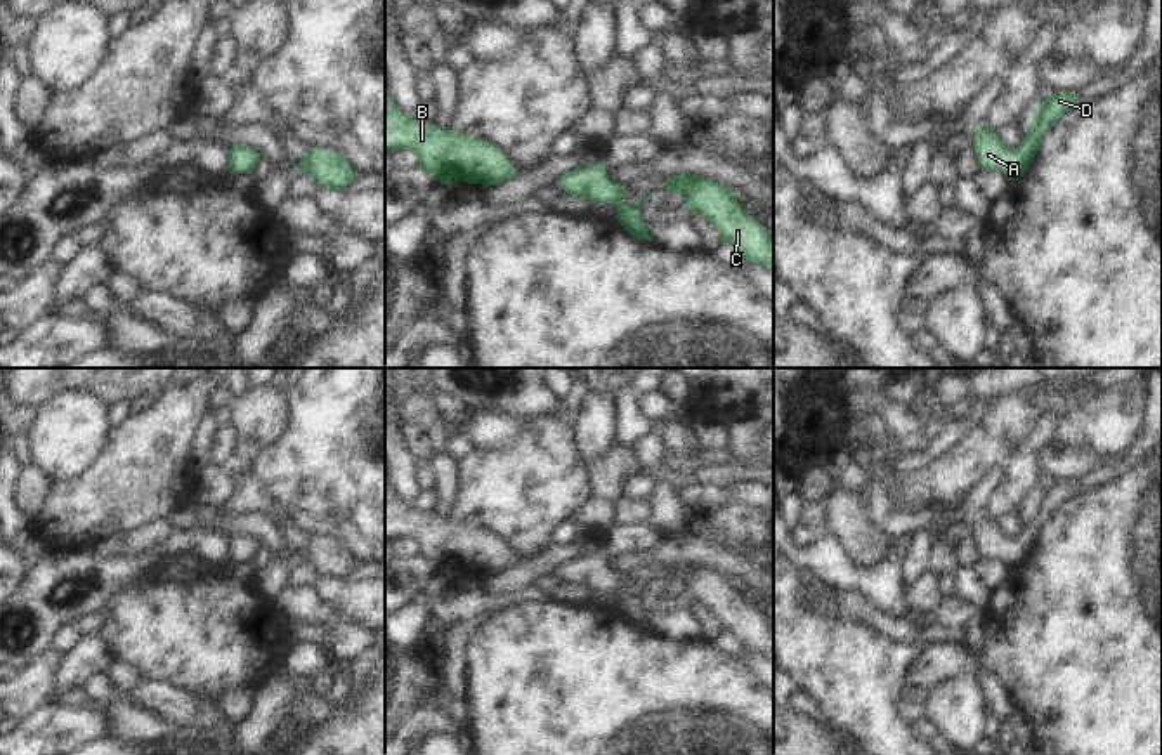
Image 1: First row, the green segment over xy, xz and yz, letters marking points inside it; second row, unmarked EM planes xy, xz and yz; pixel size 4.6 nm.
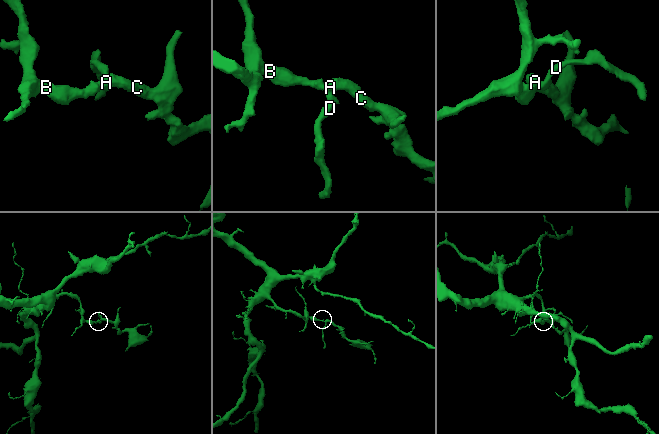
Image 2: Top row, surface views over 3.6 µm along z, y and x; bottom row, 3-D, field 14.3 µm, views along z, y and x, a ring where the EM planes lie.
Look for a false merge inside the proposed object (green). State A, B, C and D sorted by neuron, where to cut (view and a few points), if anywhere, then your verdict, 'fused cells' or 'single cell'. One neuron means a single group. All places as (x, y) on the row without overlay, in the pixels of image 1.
groups A B C D; cut none; single cell

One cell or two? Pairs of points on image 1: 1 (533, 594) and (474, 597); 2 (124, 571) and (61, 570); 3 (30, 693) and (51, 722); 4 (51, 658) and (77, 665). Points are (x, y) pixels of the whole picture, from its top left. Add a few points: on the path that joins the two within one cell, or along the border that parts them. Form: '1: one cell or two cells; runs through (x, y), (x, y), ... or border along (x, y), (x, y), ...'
1: one cell; runs through (519, 597), (488, 601)
2: one cell; runs through (108, 571), (94, 566), (77, 570)
3: two cells; border along (52, 700), (32, 710), (18, 724)
4: two cells; border along (61, 656), (54, 674), (54, 695)

